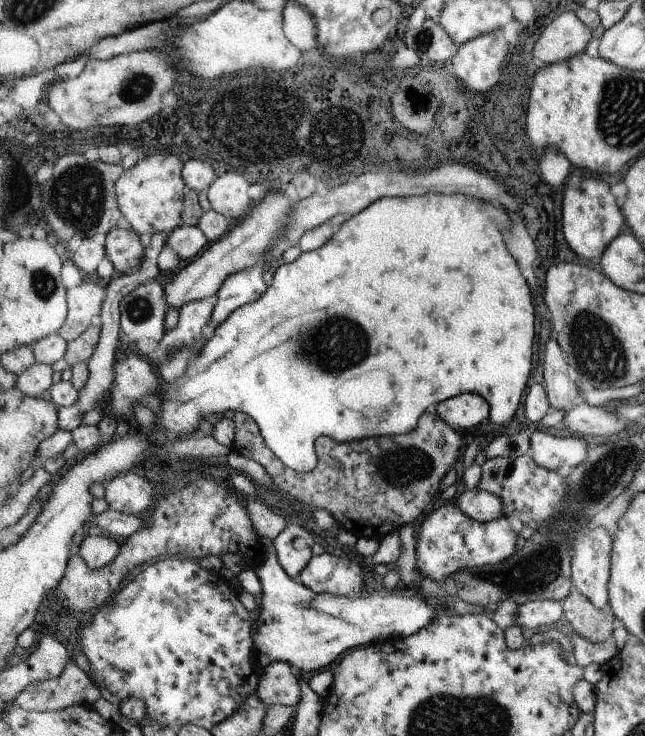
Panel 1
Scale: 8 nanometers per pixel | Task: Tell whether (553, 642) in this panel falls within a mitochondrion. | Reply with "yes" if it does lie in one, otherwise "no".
no

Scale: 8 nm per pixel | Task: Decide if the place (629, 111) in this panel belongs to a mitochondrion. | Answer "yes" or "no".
yes

